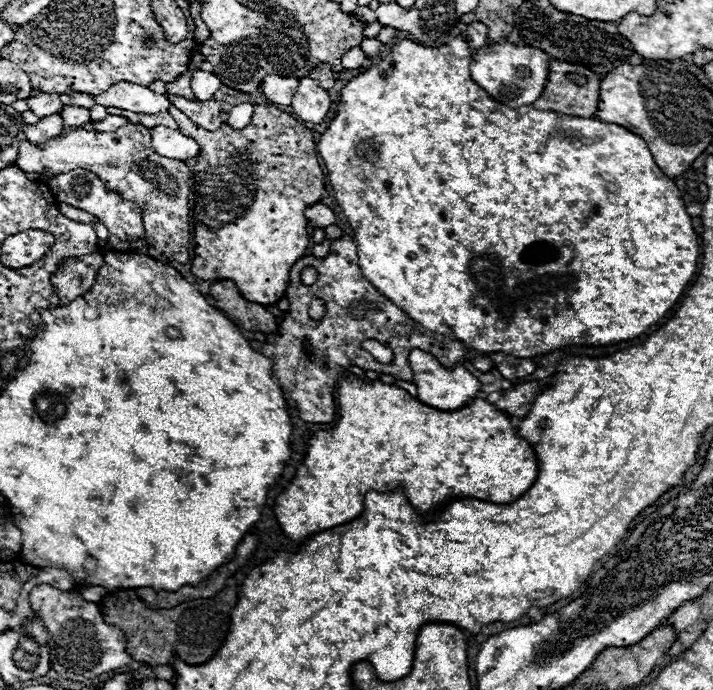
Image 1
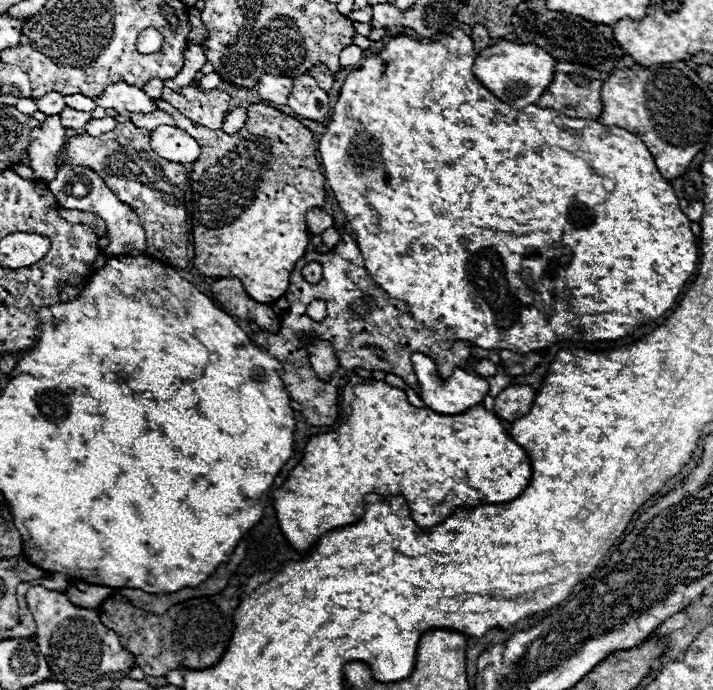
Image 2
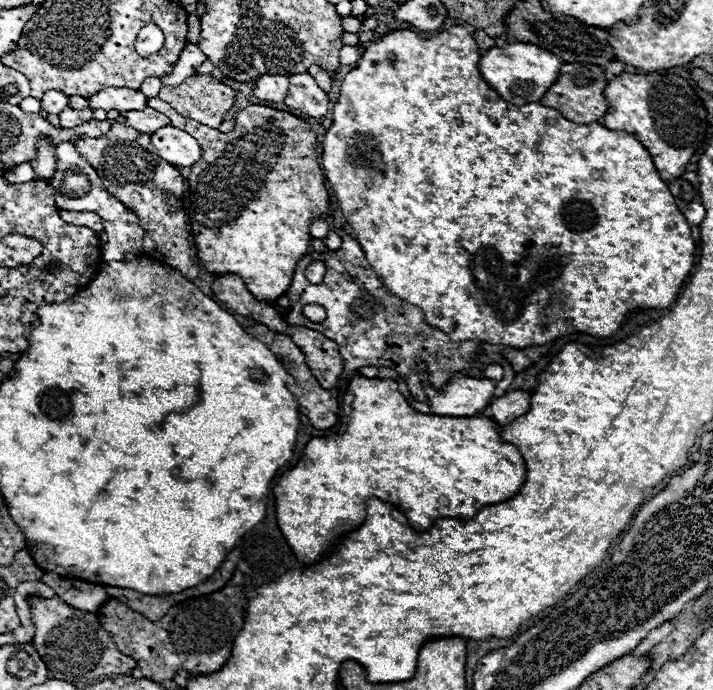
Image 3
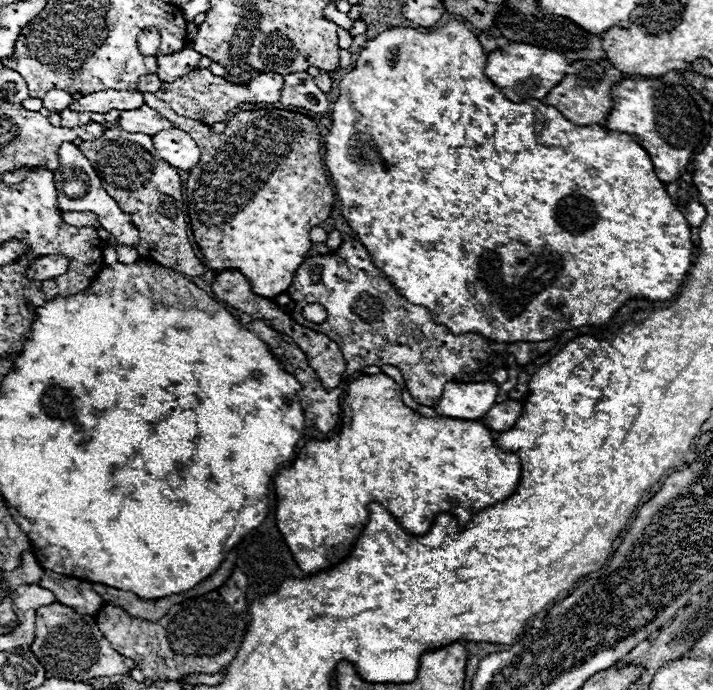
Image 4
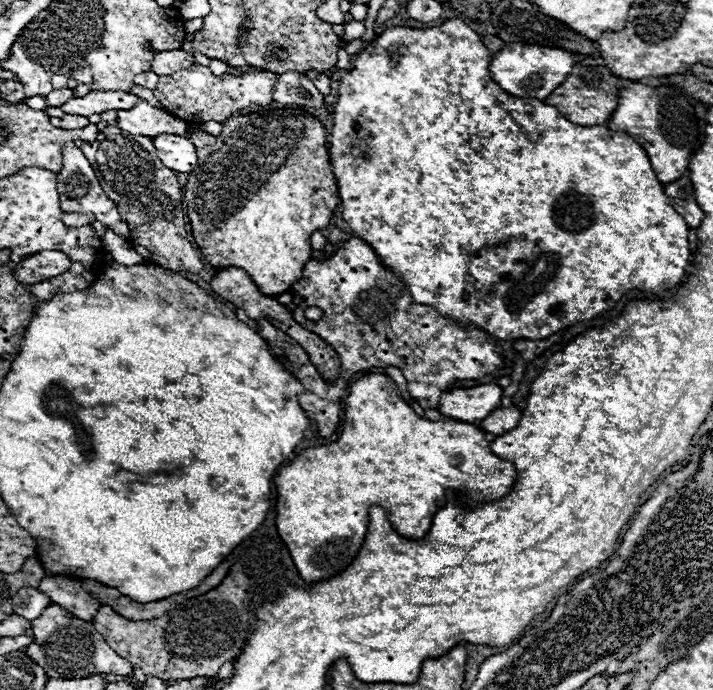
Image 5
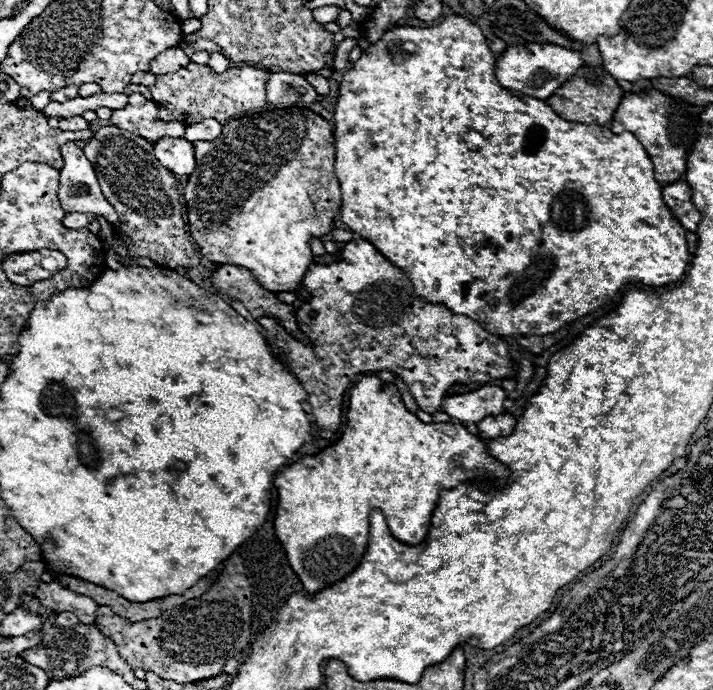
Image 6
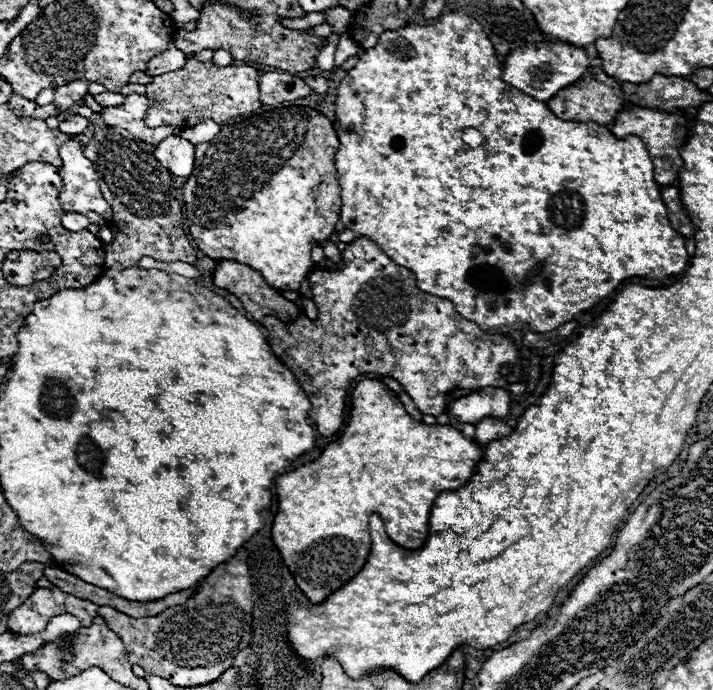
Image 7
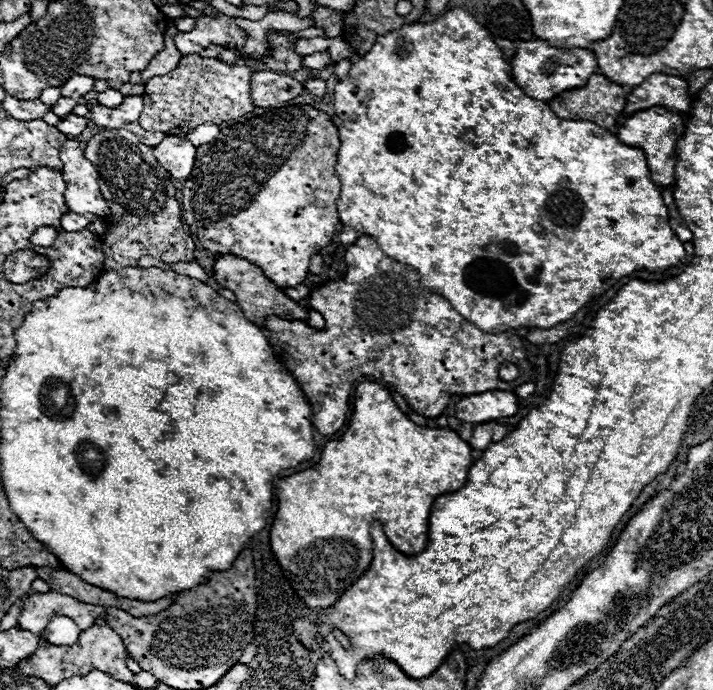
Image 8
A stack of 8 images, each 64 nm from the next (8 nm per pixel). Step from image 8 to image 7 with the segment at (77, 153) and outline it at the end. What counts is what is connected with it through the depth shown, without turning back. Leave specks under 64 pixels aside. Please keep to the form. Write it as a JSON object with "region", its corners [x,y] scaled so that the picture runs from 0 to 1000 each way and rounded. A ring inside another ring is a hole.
{"region":[[[95,203],[84,214],[87,243],[84,255],[90,261],[90,272],[84,281],[87,301],[93,307],[135,307],[149,319],[157,319],[157,301],[143,287],[140,270],[137,270],[137,249],[132,246],[132,238],[118,226],[112,206]]]}

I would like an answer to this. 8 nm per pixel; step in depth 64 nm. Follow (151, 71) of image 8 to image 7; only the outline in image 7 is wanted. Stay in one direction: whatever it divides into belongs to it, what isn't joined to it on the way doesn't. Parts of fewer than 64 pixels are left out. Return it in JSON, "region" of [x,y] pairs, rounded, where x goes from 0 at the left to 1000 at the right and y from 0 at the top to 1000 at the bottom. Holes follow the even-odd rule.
{"region":[[[241,61],[241,64],[236,64],[236,70],[233,70],[224,81],[219,81],[219,84],[208,93],[205,107],[208,107],[208,110],[224,110],[224,107],[230,107],[230,104],[244,104],[244,101],[252,101],[252,99],[258,96],[258,90],[261,90],[258,75],[252,75],[252,72],[244,67],[244,61]]]}

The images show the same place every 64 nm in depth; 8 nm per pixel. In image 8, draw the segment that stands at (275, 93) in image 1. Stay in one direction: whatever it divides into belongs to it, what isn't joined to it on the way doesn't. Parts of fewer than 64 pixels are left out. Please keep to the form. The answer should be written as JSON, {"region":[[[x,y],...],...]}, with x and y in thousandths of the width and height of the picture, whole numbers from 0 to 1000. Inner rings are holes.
{"region":[[[278,78],[255,81],[252,93],[241,104],[230,110],[216,110],[205,119],[196,183],[208,191],[261,197],[286,177],[309,183],[311,177],[337,171],[356,159],[353,145],[348,139],[351,110],[353,101],[348,96],[325,96],[309,90],[306,84],[283,84]]]}

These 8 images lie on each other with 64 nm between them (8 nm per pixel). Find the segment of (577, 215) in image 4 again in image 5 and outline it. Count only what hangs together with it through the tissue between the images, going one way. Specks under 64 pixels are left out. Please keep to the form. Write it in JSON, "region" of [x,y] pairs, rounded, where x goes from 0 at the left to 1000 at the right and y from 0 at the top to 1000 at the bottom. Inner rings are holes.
{"region":[[[631,26],[617,38],[589,43],[561,38],[544,41],[527,58],[511,67],[496,90],[496,99],[480,113],[477,139],[468,154],[468,183],[460,197],[466,249],[471,255],[482,301],[480,316],[488,322],[488,328],[525,359],[539,386],[564,400],[578,435],[586,441],[600,441],[634,464],[668,470],[670,475],[704,493],[769,490],[794,472],[827,464],[856,449],[878,423],[889,417],[931,423],[954,412],[968,377],[965,328],[959,316],[940,299],[931,270],[923,264],[903,214],[878,191],[861,191],[850,183],[802,180],[777,154],[769,154],[752,142],[721,142],[690,116],[687,87],[690,78],[679,67],[673,49],[668,49],[645,26]],[[662,194],[673,197],[676,203],[673,220],[662,217],[656,209]]]}

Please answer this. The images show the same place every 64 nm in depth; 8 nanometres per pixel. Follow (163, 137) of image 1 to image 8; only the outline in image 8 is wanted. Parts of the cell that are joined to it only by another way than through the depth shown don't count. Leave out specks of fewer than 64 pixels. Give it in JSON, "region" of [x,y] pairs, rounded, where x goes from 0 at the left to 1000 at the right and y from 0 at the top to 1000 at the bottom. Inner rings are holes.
{"region":[[[233,197],[219,214],[216,226],[227,243],[233,243],[244,258],[261,261],[269,252],[272,232],[275,232],[275,212],[266,209],[261,200]]]}

